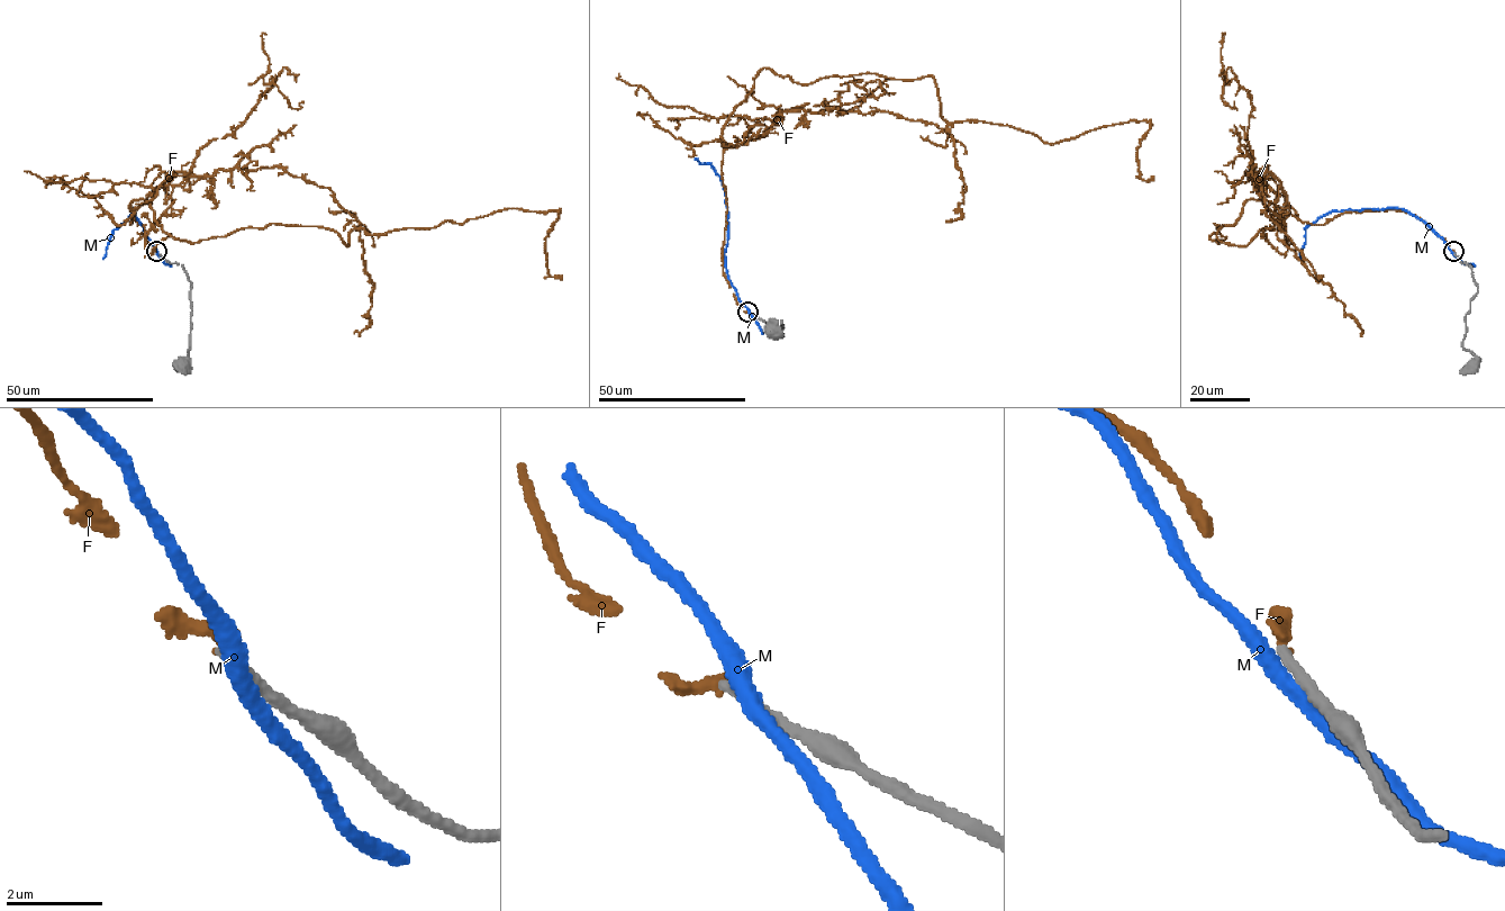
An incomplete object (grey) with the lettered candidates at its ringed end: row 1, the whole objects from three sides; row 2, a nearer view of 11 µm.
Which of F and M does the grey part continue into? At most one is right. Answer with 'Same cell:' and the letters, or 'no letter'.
Same cell: no letter

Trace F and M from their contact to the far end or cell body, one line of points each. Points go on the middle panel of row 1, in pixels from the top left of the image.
F: (748, 313), (723, 271), (723, 153), (780, 113), (1054, 143), (1148, 120), (1154, 177)
M: (750, 313), (727, 277), (728, 223), (721, 178), (709, 163), (700, 163), (694, 159)

